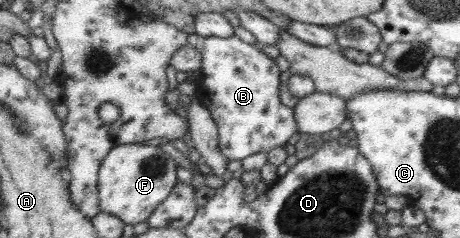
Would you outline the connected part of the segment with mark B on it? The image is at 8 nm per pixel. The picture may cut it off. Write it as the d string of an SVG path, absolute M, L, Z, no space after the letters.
M237 36L204 38L199 50L202 76L197 82L198 95L216 122L224 157L240 161L261 151L269 152L285 145L298 132L293 108L280 102L281 72L274 58Z

